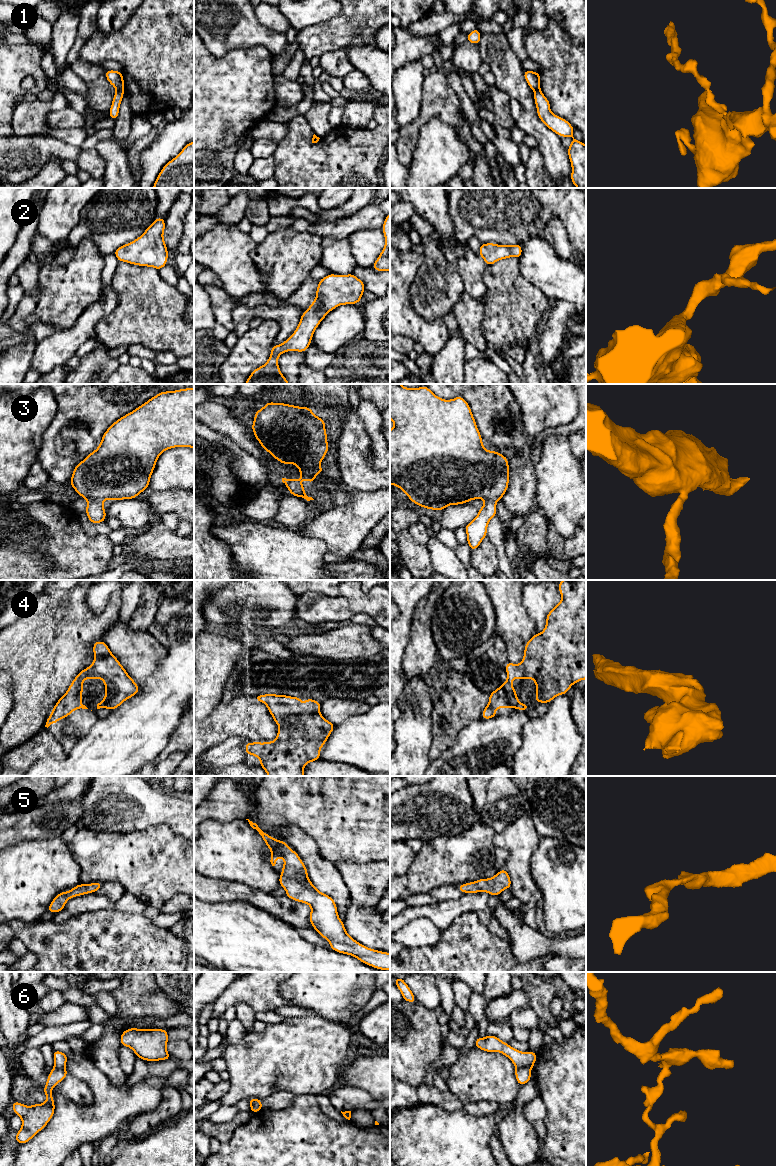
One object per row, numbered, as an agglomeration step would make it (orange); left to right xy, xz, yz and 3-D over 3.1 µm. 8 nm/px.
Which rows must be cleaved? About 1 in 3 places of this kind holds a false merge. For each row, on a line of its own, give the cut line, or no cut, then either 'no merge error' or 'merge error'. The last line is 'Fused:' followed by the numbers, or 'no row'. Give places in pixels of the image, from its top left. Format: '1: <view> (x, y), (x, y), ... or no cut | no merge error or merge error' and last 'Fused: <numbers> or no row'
1: xy (116, 89), (123, 90) | merge error
2: no cut | no merge error
3: no cut | no merge error
4: no cut | no merge error
5: no cut | no merge error
6: yz (530, 1068), (518, 1067), (516, 1069) | merge error
Fused: 1, 6

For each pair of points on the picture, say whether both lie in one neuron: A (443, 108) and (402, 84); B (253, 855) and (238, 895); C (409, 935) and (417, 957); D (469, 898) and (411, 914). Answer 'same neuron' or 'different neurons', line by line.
A: different neurons
B: different neurons
C: different neurons
D: same neuron

